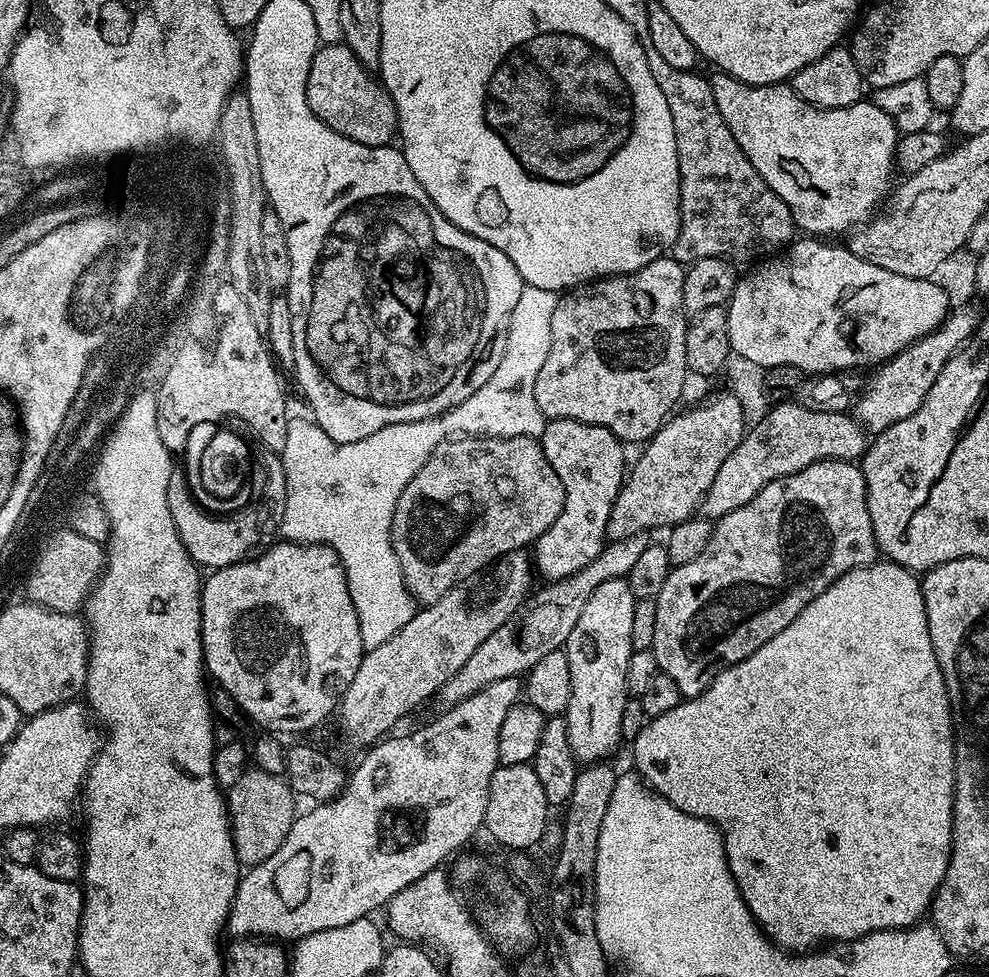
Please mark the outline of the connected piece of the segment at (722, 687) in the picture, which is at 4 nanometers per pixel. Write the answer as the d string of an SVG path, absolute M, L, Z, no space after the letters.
M877 562L867 564L865 568L855 568L842 578L838 578L782 634L774 634L770 642L758 646L750 658L738 662L729 668L723 668L714 678L714 682L702 694L689 696L681 699L674 710L666 710L666 714L658 714L651 717L645 724L642 734L638 734L636 740L631 741L632 756L636 759L635 771L653 788L660 796L664 796L673 804L678 806L678 810L686 810L686 814L697 816L703 820L708 820L724 836L724 849L730 870L734 874L734 882L738 882L738 890L750 910L750 914L759 922L765 936L774 944L779 944L781 948L793 954L808 954L813 950L819 949L825 942L847 942L856 940L859 936L868 935L870 930L882 928L911 928L913 924L923 921L929 915L932 907L932 898L936 895L938 886L948 869L950 854L952 853L952 819L954 818L954 790L956 789L956 738L952 730L952 707L950 698L946 690L946 682L942 670L938 666L938 658L934 654L934 646L930 642L930 630L928 629L928 615L924 605L924 590L917 573L909 572L900 564L891 562Z

